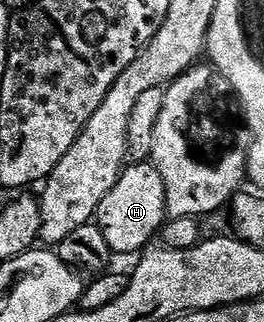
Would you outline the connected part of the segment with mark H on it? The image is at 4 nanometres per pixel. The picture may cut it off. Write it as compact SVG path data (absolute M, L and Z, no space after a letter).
M153 162L134 163L127 166L118 176L116 185L100 201L96 222L104 233L104 241L108 241L111 252L115 256L130 255L141 252L151 246L150 238L161 232L166 222L166 194L164 193L164 177L154 168Z

